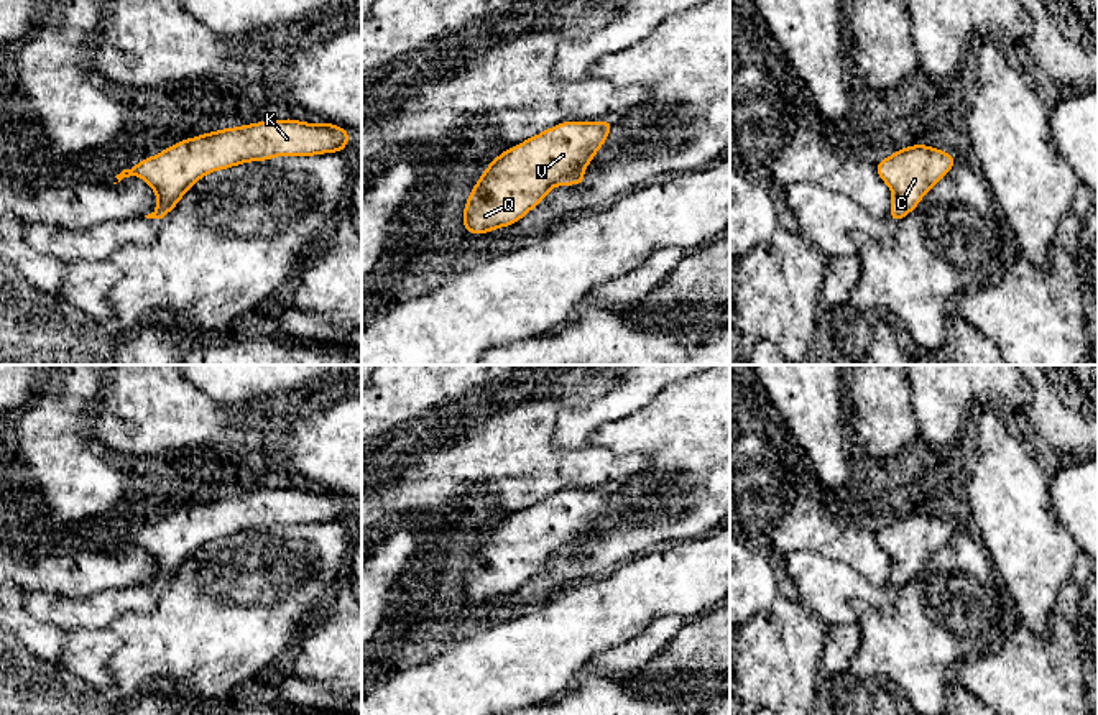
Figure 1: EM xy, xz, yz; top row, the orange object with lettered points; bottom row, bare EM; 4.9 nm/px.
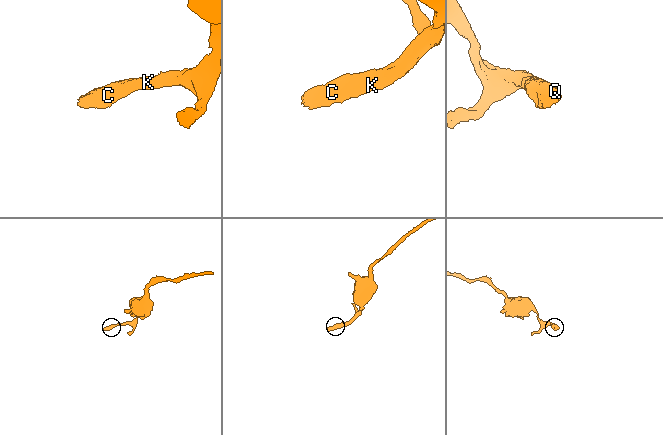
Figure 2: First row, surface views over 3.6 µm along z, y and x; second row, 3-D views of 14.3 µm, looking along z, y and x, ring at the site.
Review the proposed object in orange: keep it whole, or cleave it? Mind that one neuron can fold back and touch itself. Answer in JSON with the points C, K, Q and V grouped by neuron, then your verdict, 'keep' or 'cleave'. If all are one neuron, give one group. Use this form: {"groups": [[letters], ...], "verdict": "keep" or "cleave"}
{"groups": [["C", "K", "Q", "V"]], "verdict": "keep"}

